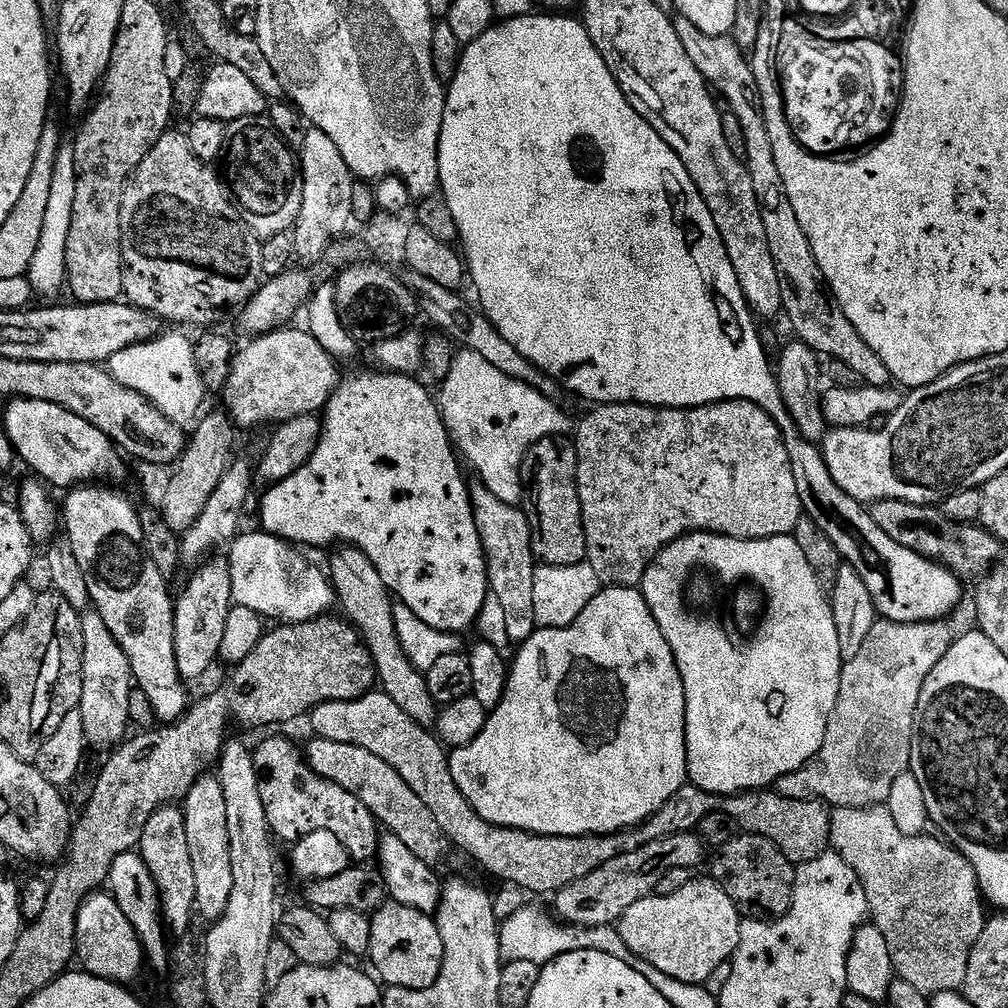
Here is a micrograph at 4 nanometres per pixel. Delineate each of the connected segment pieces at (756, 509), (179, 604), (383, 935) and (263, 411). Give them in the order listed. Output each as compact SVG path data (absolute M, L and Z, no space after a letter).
M724 400L721 404L707 404L701 408L651 408L648 404L601 404L593 407L591 410L593 412L581 424L579 421L578 427L574 432L576 457L578 458L576 481L578 482L578 498L582 506L582 518L584 519L584 529L586 530L586 550L588 551L586 562L590 566L594 566L594 574L598 574L601 585L613 588L634 588L643 585L646 570L656 561L656 555L664 548L670 547L678 538L688 536L691 532L715 532L735 540L774 538L775 536L790 536L795 533L798 522L802 519L804 507L798 498L798 486L794 482L794 470L790 470L790 454L786 454L786 442L784 441L784 435L780 432L779 424L775 424L770 418L770 414L766 414L766 410L762 410L754 402L749 400Z
M216 554L204 561L195 569L192 581L184 588L181 596L174 600L176 613L174 614L174 654L178 658L178 670L180 677L185 682L200 680L212 668L212 663L220 660L220 647L222 646L222 634L226 634L226 618L234 606L232 598L232 582L230 578L230 566L228 557L224 554Z
M386 902L371 917L371 921L368 956L376 967L375 975L388 988L421 992L434 986L444 965L444 939L435 919L429 913L419 912L410 906Z
M285 326L276 329L275 332L268 332L264 336L257 336L245 348L241 347L236 353L236 361L232 364L230 370L230 382L226 382L222 399L224 399L223 407L226 409L229 416L232 417L232 423L236 425L237 429L244 430L244 428L260 428L263 424L272 424L271 426L279 426L285 420L293 420L299 416L311 416L319 413L321 410L328 407L328 400L336 393L336 388L340 385L342 373L340 373L341 365L338 363L336 357L332 356L326 350L322 350L322 346L318 346L318 342L312 337L311 332L305 330L303 327L292 328L293 326Z

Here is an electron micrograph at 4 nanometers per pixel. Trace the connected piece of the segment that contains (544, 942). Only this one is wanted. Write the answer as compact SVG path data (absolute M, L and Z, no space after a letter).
M520 908L507 921L500 925L500 959L504 962L534 962L538 965L549 964L562 954L578 950L598 950L610 954L619 960L631 961L633 954L622 942L615 927L580 928L576 924L561 922L551 911L543 912L540 908Z

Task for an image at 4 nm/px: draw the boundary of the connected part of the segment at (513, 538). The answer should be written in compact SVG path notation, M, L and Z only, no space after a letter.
M479 482L473 483L470 488L472 497L472 513L474 514L474 522L478 526L478 534L480 541L484 547L484 557L488 563L488 586L491 595L498 598L498 602L506 613L506 634L509 641L513 645L519 646L525 640L534 635L538 631L538 625L534 618L534 574L538 567L538 561L534 553L532 553L532 530L533 521L515 504L507 504L498 498L494 498L494 494L490 494L490 490L486 490L486 486Z

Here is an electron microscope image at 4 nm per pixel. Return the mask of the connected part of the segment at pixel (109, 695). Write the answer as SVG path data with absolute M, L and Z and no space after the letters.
M94 610L83 613L82 616L82 698L80 699L79 711L82 714L82 726L86 726L86 738L89 745L112 744L116 746L129 735L130 725L128 722L128 711L130 710L130 694L134 687L132 678L132 667L130 658L126 658L126 650L114 638L106 622Z

